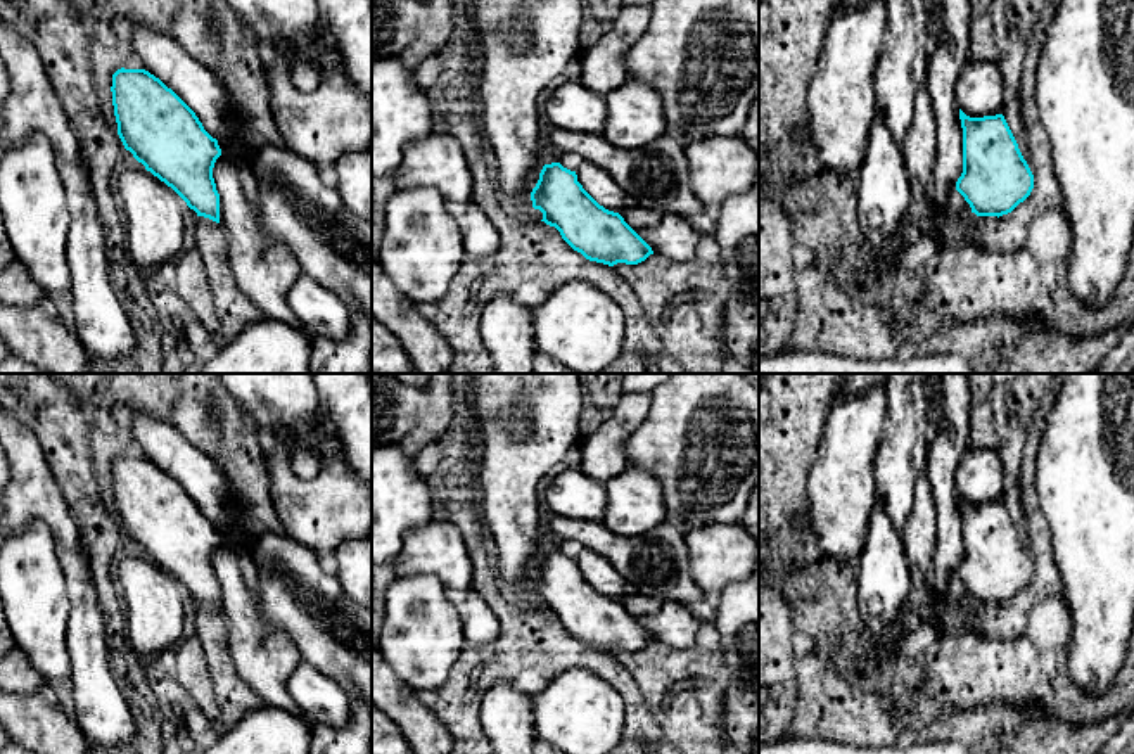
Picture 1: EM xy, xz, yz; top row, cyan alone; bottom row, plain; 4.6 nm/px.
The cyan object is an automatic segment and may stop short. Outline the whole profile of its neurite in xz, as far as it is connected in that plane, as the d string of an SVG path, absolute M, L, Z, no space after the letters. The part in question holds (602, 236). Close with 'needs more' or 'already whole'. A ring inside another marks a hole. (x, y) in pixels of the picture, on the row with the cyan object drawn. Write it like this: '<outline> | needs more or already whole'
M560 163L543 166L531 201L543 213L541 221L555 227L589 261L638 265L653 254L619 213L600 206L577 182L576 171Z | already whole

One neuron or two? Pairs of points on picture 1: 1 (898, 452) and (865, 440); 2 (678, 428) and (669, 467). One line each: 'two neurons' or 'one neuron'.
1: two neurons
2: one neuron

